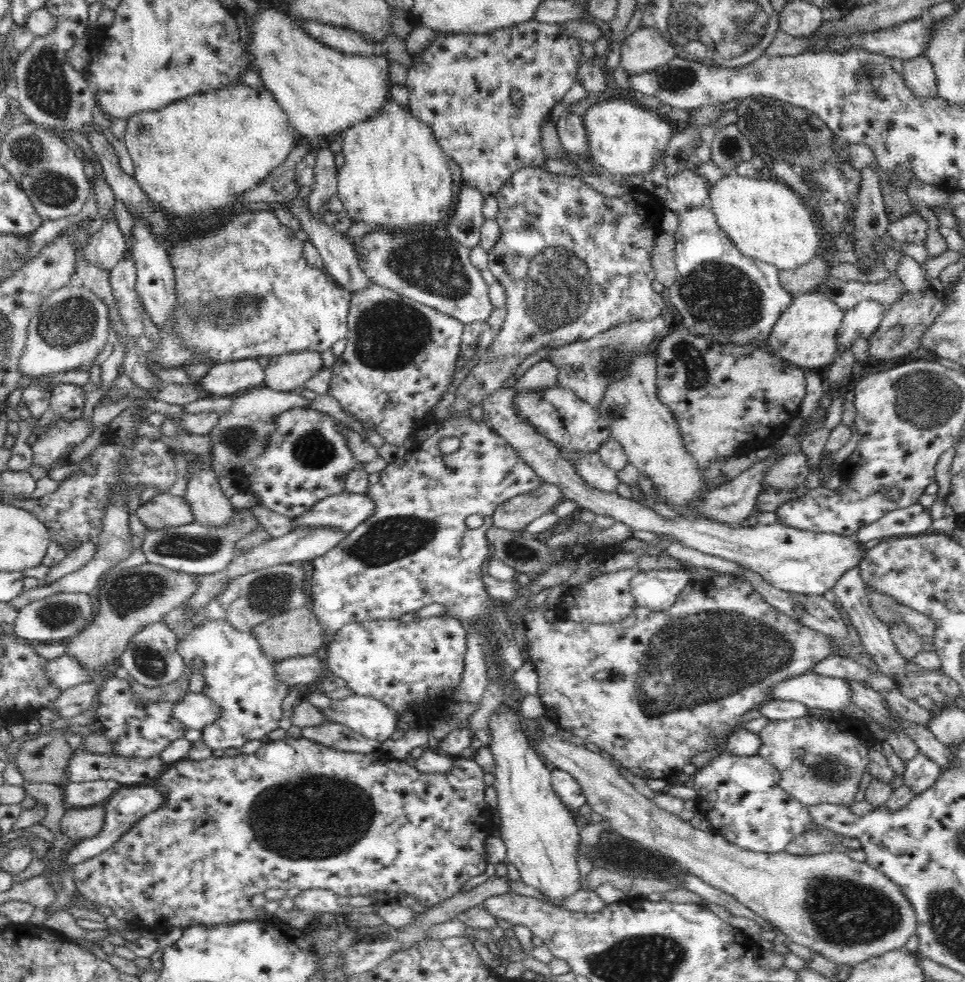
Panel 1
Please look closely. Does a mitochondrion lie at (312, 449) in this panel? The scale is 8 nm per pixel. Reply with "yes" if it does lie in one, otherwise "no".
yes

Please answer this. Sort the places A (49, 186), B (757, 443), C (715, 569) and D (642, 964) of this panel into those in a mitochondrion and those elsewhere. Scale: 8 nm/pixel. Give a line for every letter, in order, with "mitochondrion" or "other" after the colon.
A: mitochondrion
B: other
C: other
D: mitochondrion

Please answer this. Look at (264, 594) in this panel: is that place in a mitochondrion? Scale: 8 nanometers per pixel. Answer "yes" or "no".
yes

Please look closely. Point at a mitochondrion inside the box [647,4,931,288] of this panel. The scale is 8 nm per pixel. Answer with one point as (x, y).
(773, 127)

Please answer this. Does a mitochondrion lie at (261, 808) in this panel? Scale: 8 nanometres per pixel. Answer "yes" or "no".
yes

